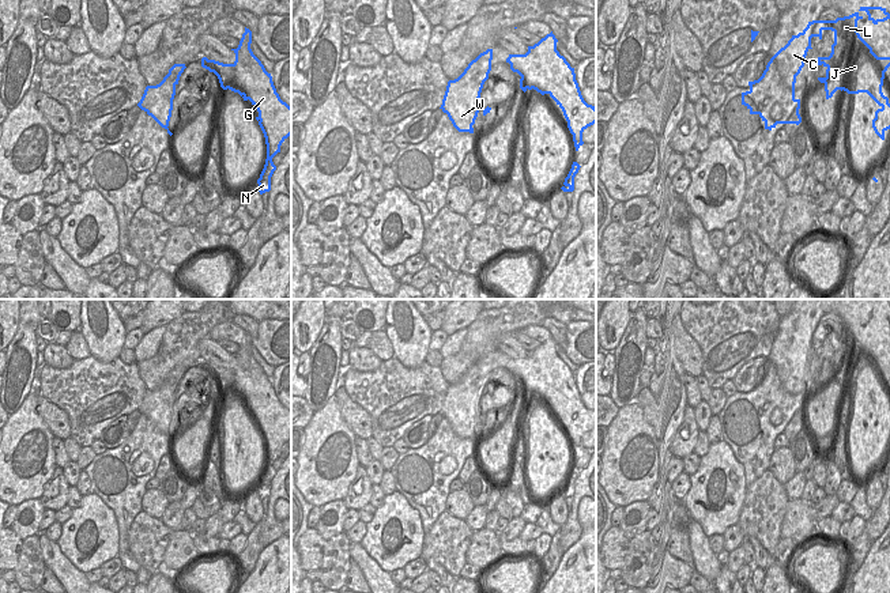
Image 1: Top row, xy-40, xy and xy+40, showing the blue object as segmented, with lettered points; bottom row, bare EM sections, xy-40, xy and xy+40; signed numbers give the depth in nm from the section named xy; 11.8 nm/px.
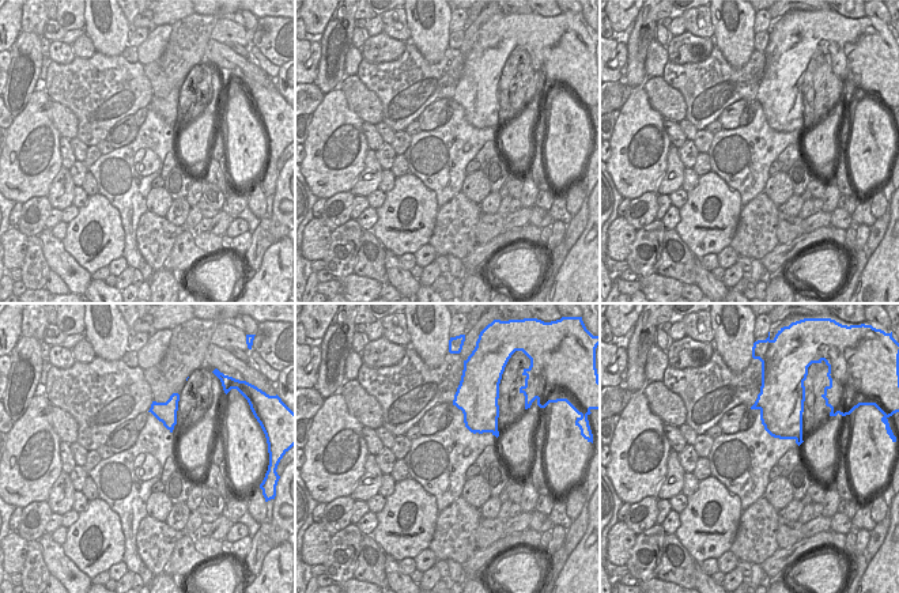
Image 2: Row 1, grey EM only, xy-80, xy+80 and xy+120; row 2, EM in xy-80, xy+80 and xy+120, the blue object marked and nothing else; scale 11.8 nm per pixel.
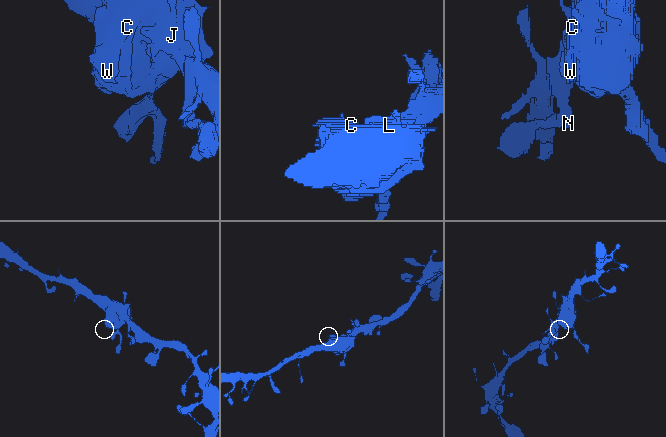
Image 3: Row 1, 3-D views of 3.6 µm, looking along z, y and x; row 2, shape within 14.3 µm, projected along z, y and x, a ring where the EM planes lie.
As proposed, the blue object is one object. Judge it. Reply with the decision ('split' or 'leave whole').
leave whole

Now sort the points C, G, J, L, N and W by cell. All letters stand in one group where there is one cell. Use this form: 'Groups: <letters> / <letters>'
Groups: C G J L N W.

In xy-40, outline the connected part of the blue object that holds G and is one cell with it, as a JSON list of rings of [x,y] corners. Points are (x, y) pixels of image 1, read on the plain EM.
[[[252,336],[245,337],[235,358],[233,369],[201,363],[201,371],[214,377],[223,394],[238,397],[244,405],[250,405],[257,413],[256,424],[264,438],[267,449],[267,464],[257,484],[260,499],[271,495],[271,481],[276,475],[272,462],[280,457],[282,447],[291,439],[291,412],[283,407],[276,397],[271,378],[250,354]]]

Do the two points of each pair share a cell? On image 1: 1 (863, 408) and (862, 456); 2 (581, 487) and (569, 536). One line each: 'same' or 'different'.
1: same
2: same

